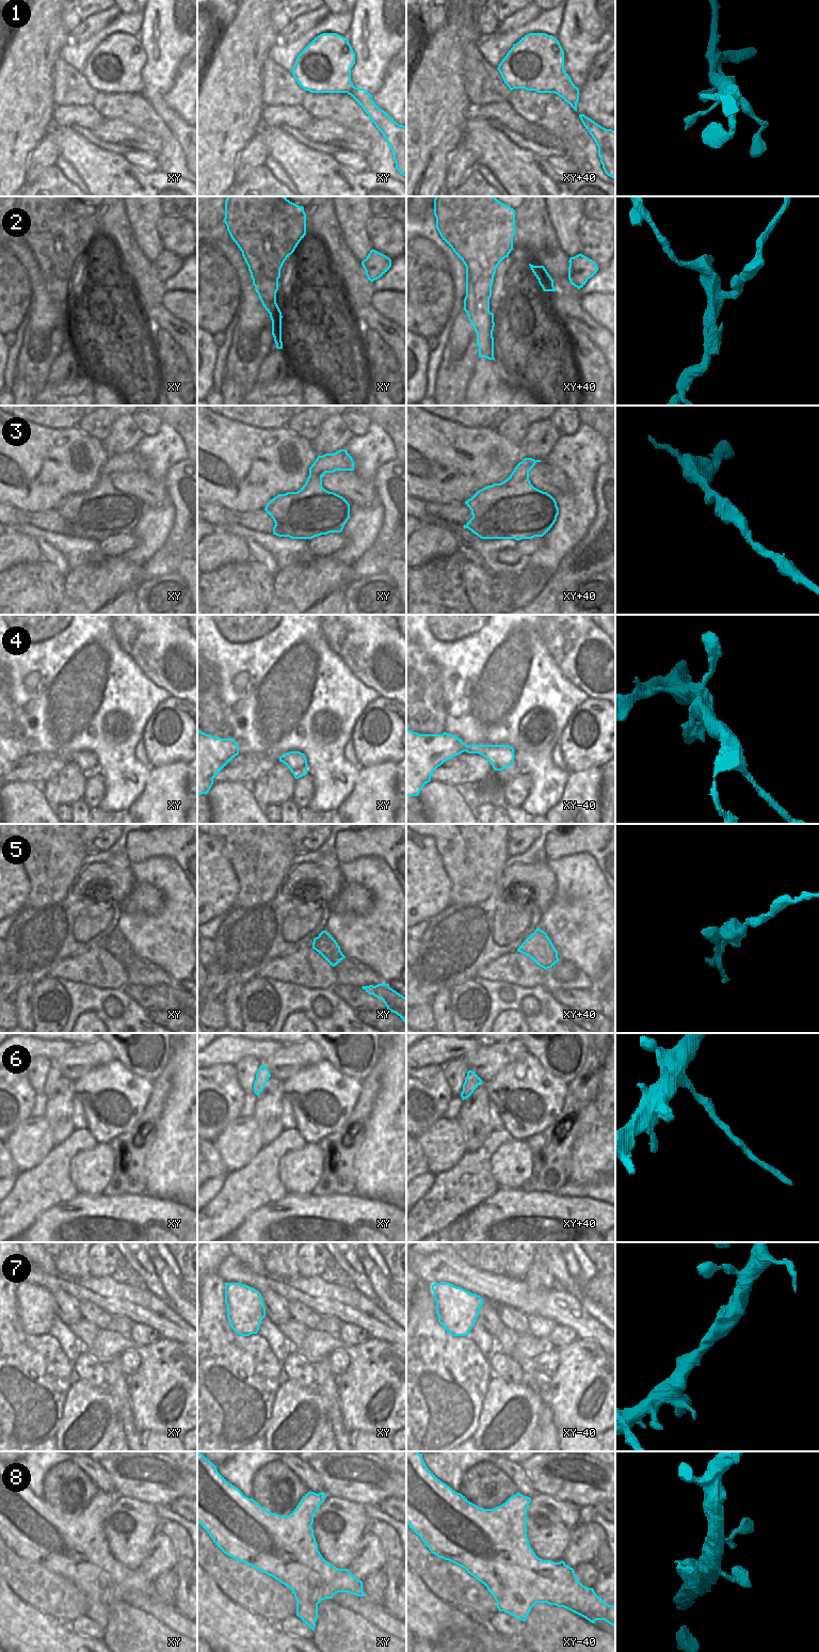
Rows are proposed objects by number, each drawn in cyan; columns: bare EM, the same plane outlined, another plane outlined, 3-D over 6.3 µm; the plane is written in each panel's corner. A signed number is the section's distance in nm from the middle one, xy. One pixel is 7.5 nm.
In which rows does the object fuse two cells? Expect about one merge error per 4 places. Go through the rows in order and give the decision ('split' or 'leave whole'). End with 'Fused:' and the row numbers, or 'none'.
1: leave whole
2: split
3: leave whole
4: leave whole
5: split
6: leave whole
7: leave whole
8: leave whole
Fused: 2, 5

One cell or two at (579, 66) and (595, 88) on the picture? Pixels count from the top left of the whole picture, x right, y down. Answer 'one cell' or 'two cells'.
two cells

